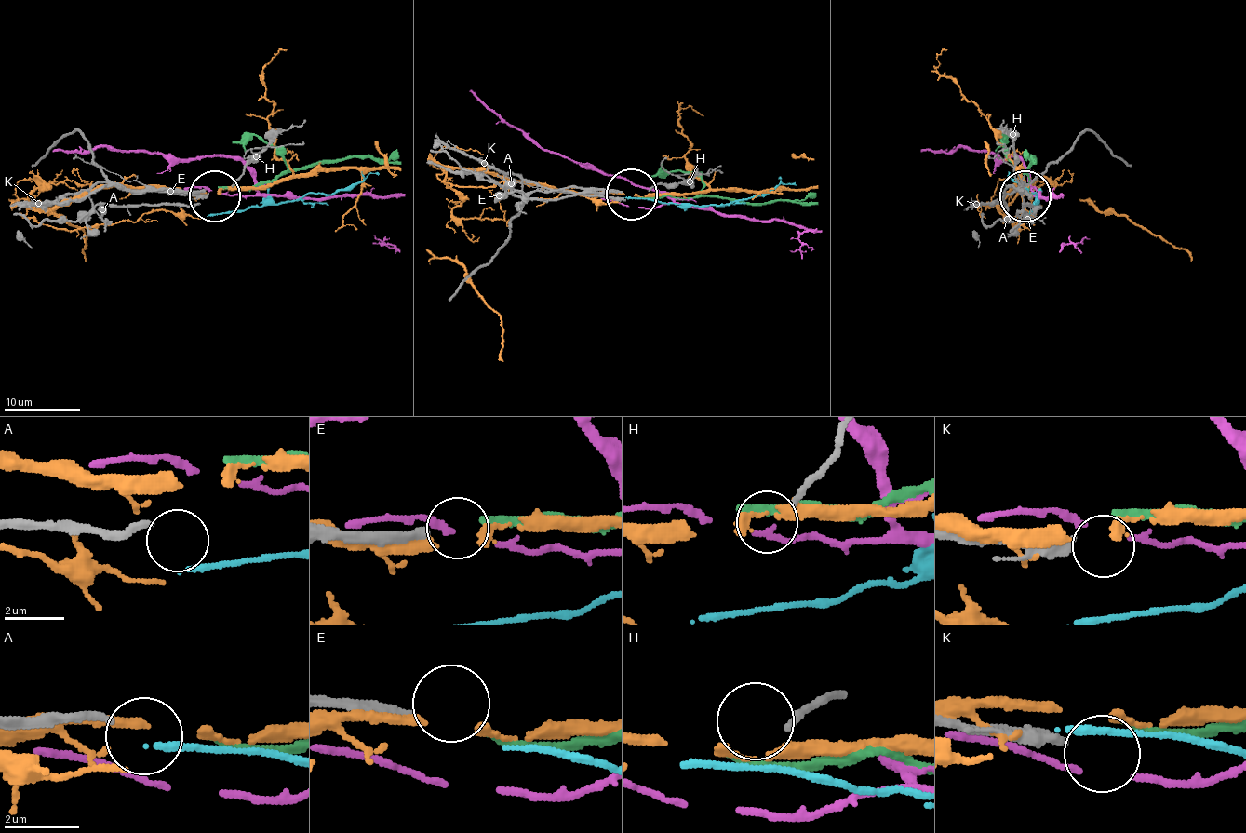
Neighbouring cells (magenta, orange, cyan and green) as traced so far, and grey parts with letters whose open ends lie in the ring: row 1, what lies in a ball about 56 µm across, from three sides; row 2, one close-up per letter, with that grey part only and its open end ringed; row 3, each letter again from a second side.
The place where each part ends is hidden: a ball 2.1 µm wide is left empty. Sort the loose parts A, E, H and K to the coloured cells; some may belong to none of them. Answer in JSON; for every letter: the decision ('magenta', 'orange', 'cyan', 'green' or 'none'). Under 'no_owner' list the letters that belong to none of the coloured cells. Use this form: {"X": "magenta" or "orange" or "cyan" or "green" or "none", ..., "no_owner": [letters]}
{"A": "none", "E": "green", "H": "none", "K": "none", "no_owner": ["A", "H", "K"]}

